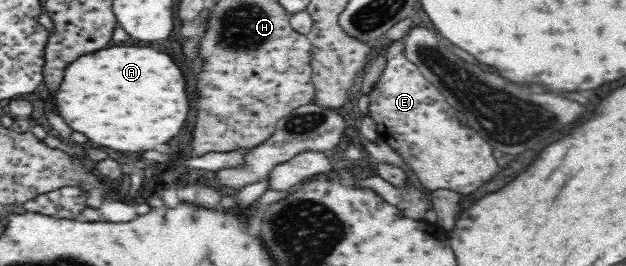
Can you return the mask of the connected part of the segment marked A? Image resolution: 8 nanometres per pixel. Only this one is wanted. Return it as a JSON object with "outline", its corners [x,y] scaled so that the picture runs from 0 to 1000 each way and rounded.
{"outline":[[[179,173],[150,203],[128,211],[128,226],[115,233],[102,271],[102,301],[93,346],[83,353],[83,391],[102,459],[115,489],[137,504],[147,541],[185,571],[233,571],[284,511],[304,406],[294,331],[294,286],[268,203],[246,180]]]}

